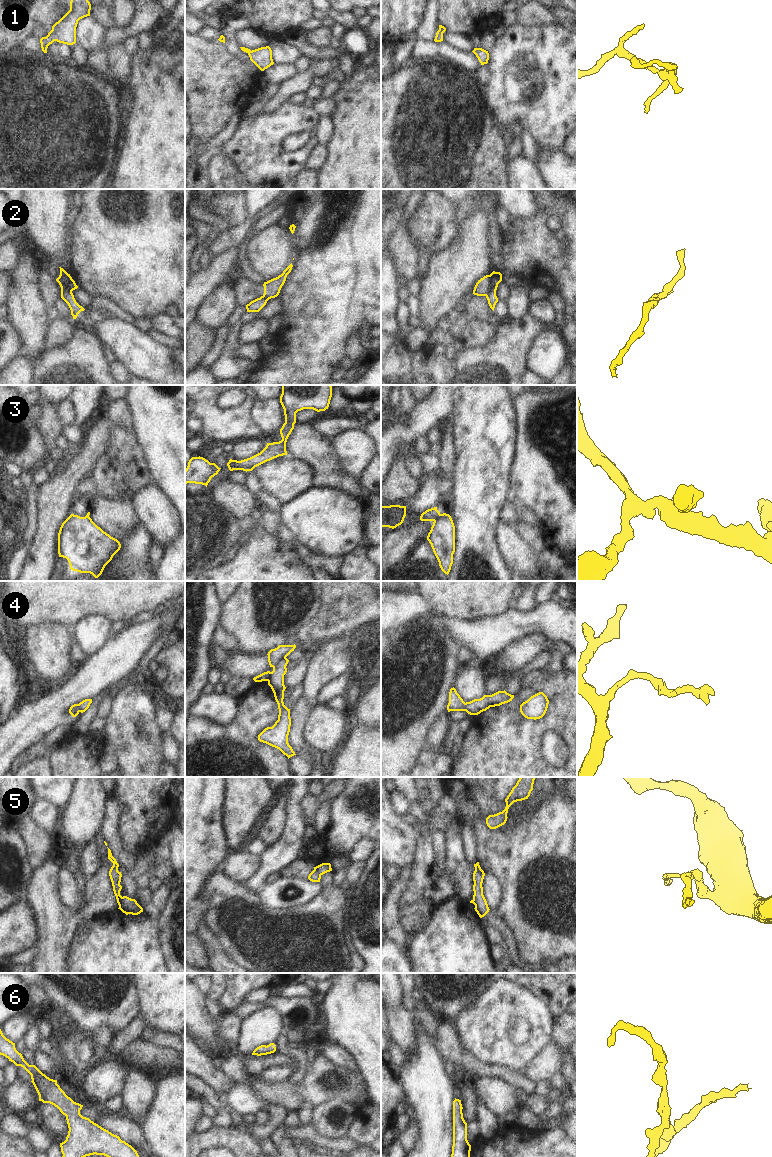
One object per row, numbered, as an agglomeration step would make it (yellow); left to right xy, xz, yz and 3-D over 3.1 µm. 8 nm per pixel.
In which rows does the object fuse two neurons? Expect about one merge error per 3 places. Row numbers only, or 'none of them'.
2, 3, 4, 5

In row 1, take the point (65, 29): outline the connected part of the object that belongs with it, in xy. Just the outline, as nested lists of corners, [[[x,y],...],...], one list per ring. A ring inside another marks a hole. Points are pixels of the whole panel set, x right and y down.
[[[71,0],[70,10],[52,26],[46,37],[40,39],[41,48],[47,53],[47,48],[54,41],[73,45],[76,43],[76,27],[78,21],[90,16],[91,4],[88,0]]]

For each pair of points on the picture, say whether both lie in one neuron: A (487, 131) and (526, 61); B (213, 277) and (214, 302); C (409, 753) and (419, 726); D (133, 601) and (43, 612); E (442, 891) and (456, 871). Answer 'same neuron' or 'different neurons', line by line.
A: different neurons
B: different neurons
C: same neuron
D: same neuron
E: different neurons

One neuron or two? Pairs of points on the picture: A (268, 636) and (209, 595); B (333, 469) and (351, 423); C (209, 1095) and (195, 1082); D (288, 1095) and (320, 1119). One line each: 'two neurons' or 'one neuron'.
A: two neurons
B: two neurons
C: one neuron
D: two neurons

